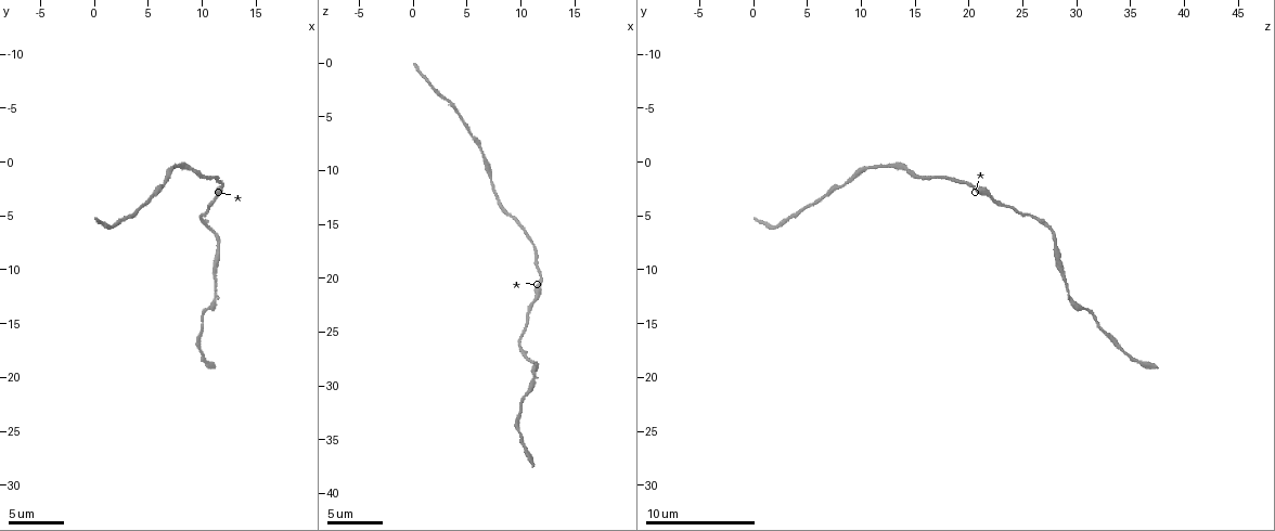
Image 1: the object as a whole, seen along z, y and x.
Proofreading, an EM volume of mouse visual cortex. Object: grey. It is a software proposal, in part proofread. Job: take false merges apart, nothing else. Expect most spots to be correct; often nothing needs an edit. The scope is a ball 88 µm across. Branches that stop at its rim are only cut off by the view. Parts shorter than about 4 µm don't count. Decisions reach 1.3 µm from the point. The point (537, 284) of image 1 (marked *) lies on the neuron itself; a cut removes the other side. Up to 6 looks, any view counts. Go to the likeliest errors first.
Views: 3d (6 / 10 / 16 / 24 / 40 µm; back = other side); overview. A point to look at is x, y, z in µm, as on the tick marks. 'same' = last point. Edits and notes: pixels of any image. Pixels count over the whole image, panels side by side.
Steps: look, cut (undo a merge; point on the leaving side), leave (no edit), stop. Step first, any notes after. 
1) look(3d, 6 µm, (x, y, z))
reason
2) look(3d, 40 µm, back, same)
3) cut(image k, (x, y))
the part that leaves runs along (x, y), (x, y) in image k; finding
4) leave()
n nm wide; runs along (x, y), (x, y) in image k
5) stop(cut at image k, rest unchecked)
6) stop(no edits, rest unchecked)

look(3d, 10 µm, (10.6, 13.8, 30.8))
calibre changes

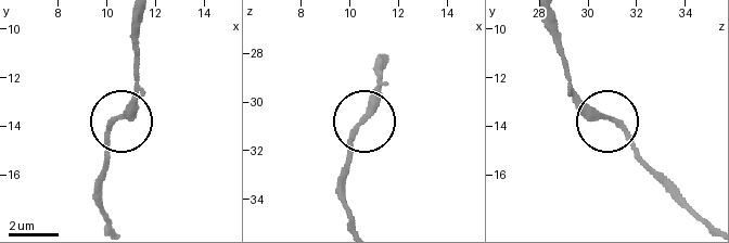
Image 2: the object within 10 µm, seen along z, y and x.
leave()
runs along (384, 55), (372, 110), (354, 135), (339, 176) in image 2; all the same neuron

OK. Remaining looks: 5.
look(3d, 10 µm, (5.2, 3.0, 6.6))
sudden change in width

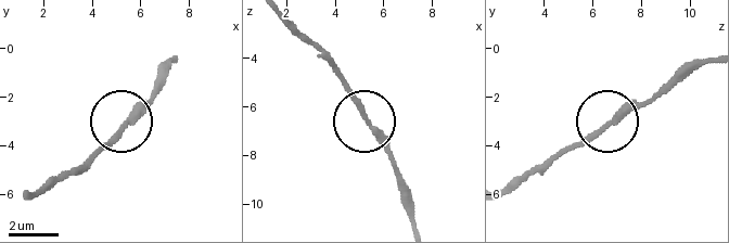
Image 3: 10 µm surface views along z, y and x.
leave()
runs along (413, 225), (410, 188), (333, 72) in image 3; continuous, no second neuron

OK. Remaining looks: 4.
look(3d, 10 µm, (7.4, 0.4, 11.0))
sudden change in width

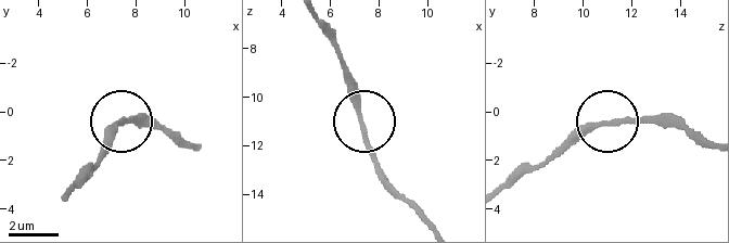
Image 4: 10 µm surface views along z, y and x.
leave()
runs along (710, 149), (666, 124), (591, 124), (550, 160) in image 4; continuous, no second neuron

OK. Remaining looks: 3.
stop(no edits, rest unchecked)

